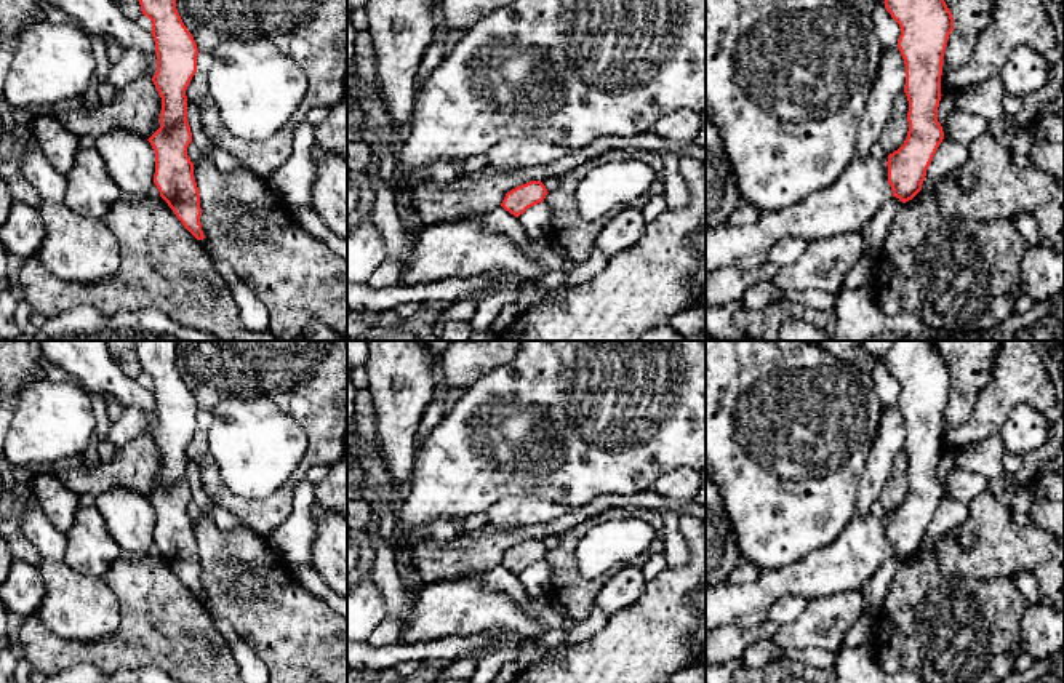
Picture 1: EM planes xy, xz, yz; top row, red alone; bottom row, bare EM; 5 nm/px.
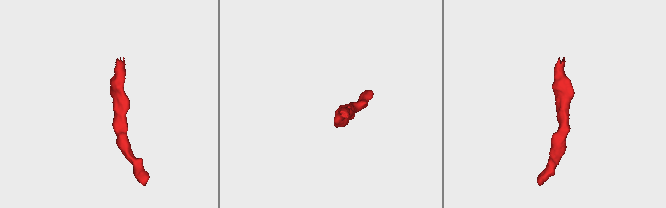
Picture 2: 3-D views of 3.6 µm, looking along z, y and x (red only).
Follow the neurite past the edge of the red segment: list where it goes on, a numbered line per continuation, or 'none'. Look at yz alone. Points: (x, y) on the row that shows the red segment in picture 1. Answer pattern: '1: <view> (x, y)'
none

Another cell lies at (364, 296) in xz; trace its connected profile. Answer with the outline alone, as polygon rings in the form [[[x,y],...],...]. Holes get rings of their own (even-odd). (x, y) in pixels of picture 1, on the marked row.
[[[488,274],[475,278],[448,278],[430,285],[394,285],[382,290],[368,283],[347,283],[347,307],[387,312],[406,302],[453,304],[464,299],[482,299],[494,290],[498,290],[496,280]]]

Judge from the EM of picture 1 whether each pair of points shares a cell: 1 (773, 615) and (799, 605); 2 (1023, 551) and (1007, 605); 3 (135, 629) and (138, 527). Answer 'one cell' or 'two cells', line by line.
1: one cell
2: two cells
3: two cells

